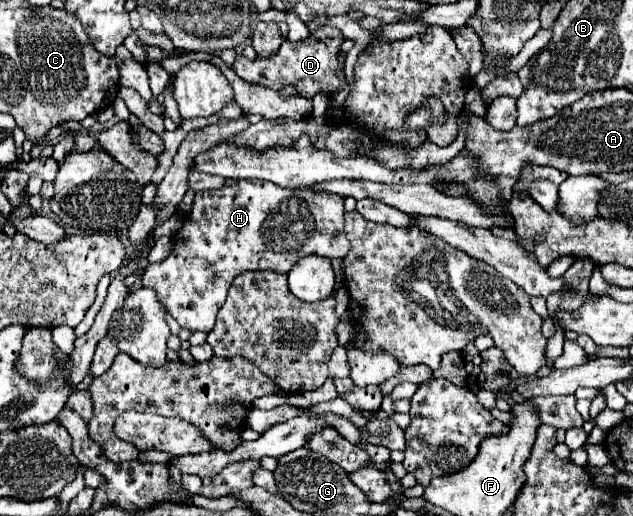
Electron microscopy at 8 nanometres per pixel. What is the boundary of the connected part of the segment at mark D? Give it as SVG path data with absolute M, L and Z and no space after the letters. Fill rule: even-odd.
M324 26L324 28L318 28L316 32L312 32L306 42L292 44L292 42L284 40L280 50L274 54L274 58L258 56L254 60L248 60L248 58L240 56L234 62L234 72L240 78L244 78L246 82L256 82L256 84L262 84L272 90L278 90L278 86L294 84L294 86L298 86L298 92L304 98L312 98L316 92L332 94L344 86L344 72L342 72L342 68L338 68L338 58L336 58L342 40L344 40L344 36L340 30Z

